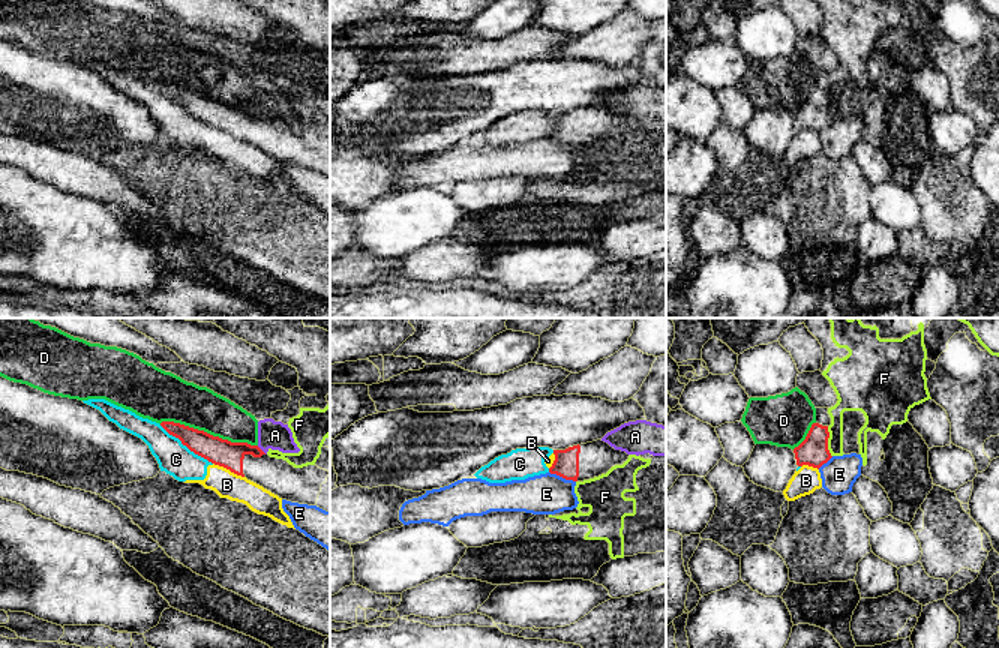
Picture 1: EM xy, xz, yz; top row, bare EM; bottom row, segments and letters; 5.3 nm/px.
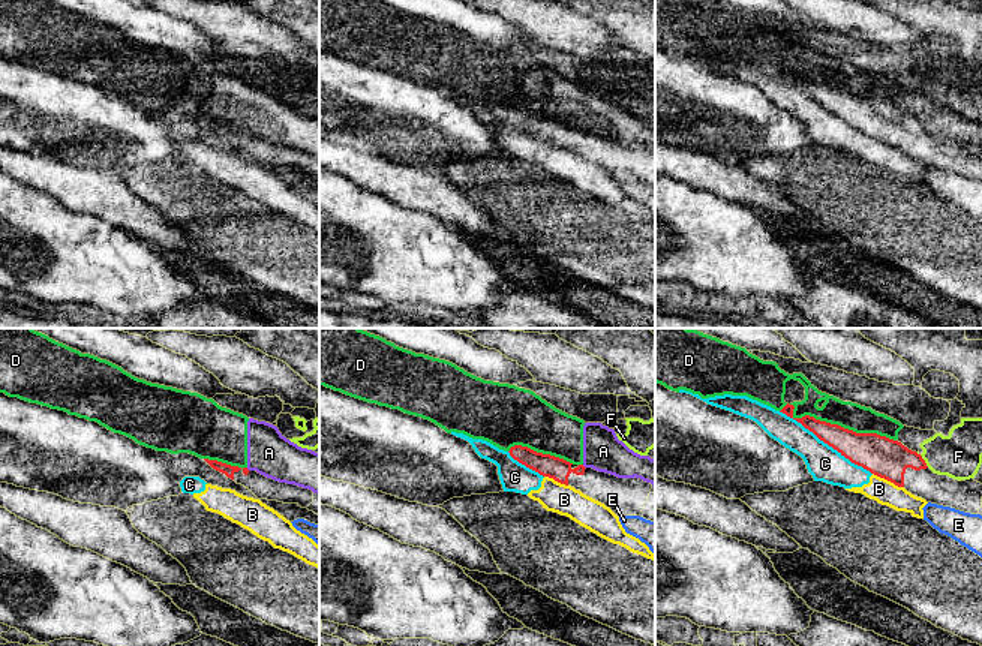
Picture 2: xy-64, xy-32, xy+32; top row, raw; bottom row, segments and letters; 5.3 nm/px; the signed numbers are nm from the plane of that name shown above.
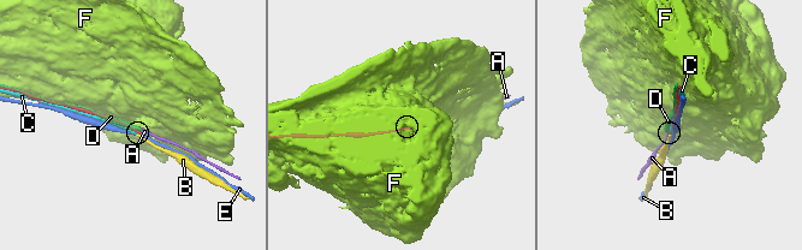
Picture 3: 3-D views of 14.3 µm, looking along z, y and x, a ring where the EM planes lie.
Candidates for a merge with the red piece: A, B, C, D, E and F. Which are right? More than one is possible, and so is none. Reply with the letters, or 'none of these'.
none of these

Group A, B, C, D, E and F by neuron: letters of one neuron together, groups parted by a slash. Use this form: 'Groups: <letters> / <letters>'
Groups: A D / B C / E / F

